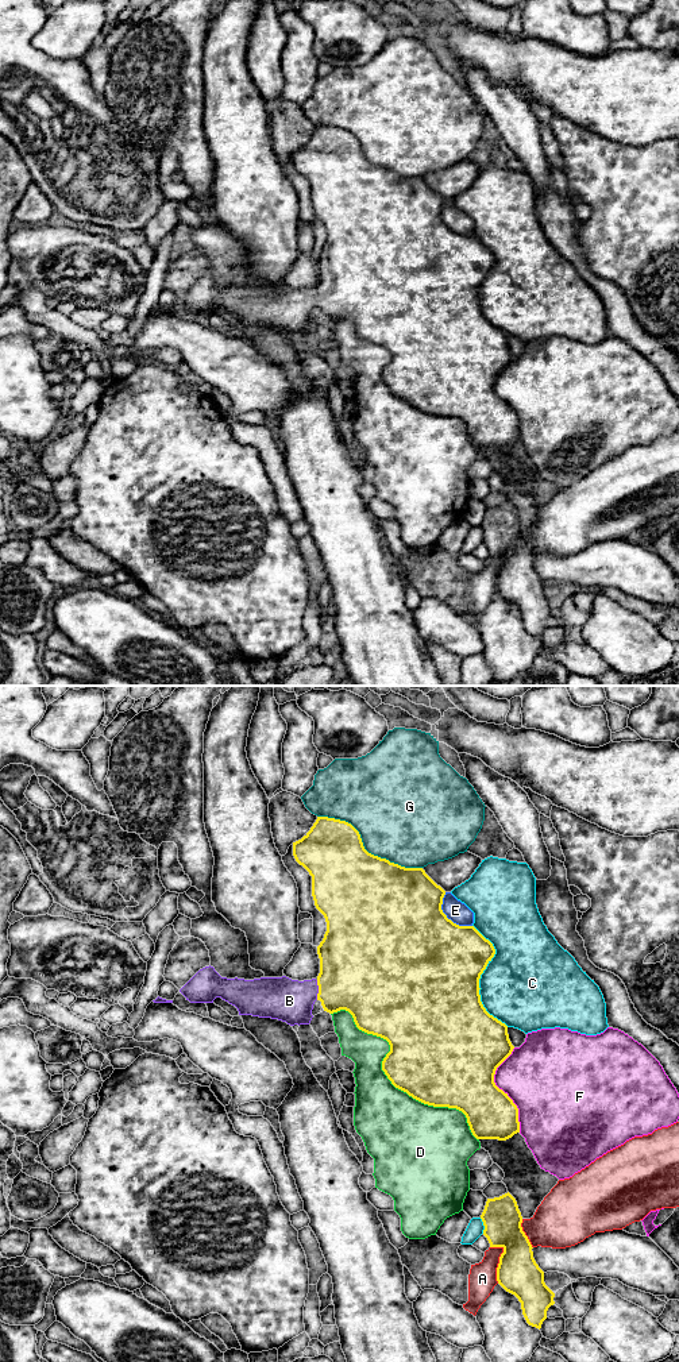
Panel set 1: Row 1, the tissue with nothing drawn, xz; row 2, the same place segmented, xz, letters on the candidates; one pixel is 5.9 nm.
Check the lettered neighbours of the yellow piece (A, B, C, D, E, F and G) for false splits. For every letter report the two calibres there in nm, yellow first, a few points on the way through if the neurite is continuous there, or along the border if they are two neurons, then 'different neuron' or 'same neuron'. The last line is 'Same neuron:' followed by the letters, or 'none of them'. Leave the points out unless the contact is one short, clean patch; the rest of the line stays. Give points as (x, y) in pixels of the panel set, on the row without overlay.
A: 240/170 nm | different neuron
B: 440/260 nm | same neuron
C: 500/460 nm | different neuron
D: 440/380 nm | different neuron
E: 500/120 nm | different neuron
F: 380/440 nm | different neuron
G: 480/460 nm | different neuron
Same neuron: B

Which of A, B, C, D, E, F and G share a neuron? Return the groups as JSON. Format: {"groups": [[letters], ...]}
{"groups": [["A"], ["B"], ["C"], ["D"], ["E"], ["F"], ["G"]]}

